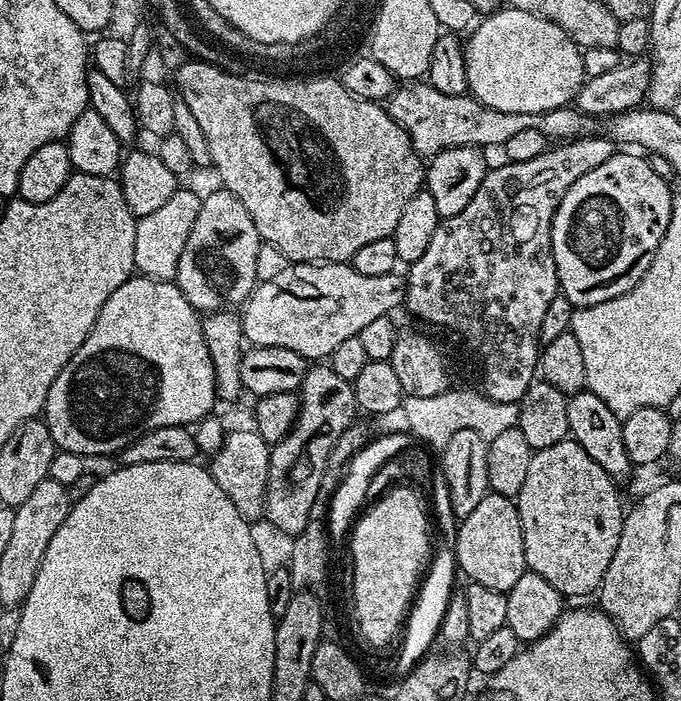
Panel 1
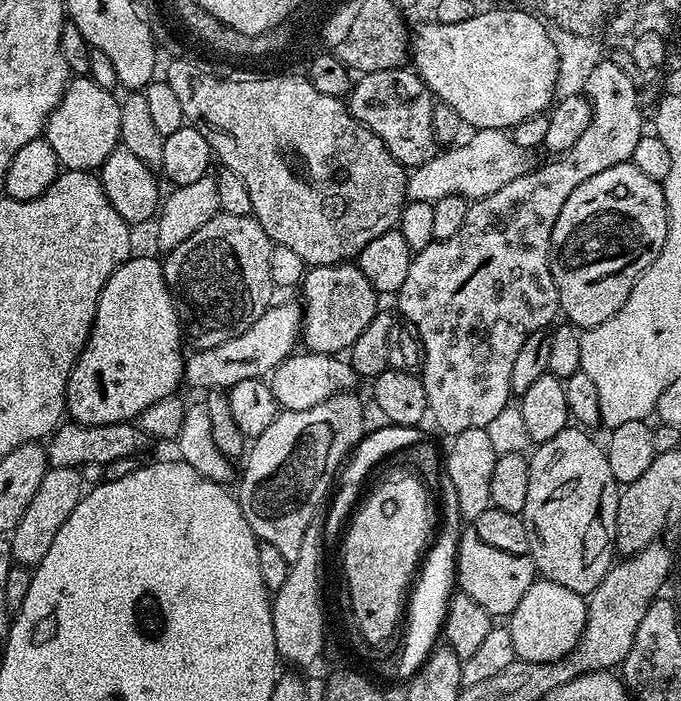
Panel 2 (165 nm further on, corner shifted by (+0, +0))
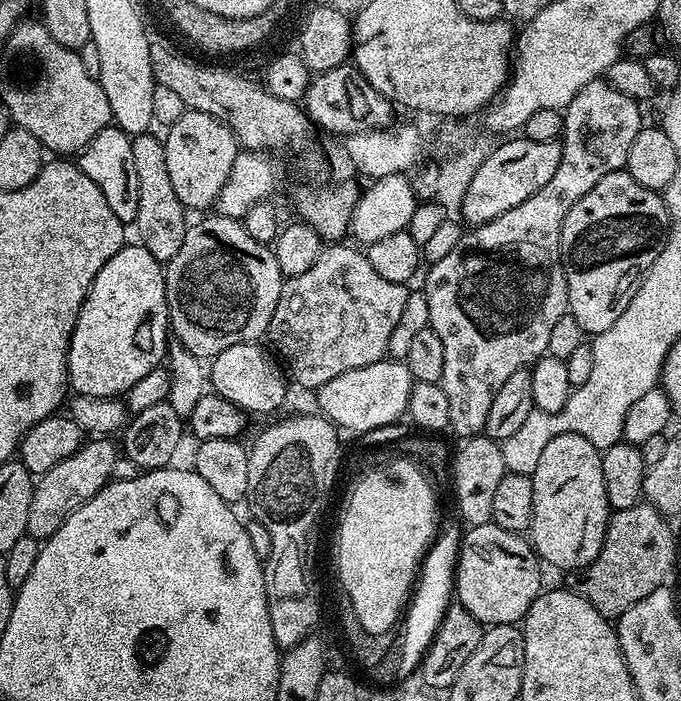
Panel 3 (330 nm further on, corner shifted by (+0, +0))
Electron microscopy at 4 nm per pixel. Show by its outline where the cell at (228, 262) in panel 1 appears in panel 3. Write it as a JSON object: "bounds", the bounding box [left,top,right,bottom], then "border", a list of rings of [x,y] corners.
{"bounds":[163,215,286,358],"border":[[[208,215],[197,224],[189,223],[178,254],[174,254],[174,258],[163,265],[171,335],[180,339],[177,340],[179,347],[201,358],[216,357],[220,351],[238,343],[259,341],[259,336],[263,337],[271,324],[271,316],[286,279],[278,270],[275,251],[267,244],[254,242],[254,238],[246,234],[240,220],[231,220],[229,216]]]}

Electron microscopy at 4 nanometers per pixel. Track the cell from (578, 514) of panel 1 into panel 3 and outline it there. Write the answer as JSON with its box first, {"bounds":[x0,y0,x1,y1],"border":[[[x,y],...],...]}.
{"bounds":[530,432,610,570],"border":[[[573,432],[546,442],[531,475],[534,510],[530,529],[530,543],[545,565],[584,570],[598,558],[610,515],[601,455],[601,449]]]}

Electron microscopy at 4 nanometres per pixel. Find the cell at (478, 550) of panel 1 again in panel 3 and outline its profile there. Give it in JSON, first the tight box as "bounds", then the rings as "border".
{"bounds":[454,522,542,626],"border":[[[491,522],[473,524],[467,531],[463,533],[460,550],[456,557],[454,569],[455,599],[462,606],[466,606],[466,610],[470,610],[470,614],[474,614],[474,618],[478,618],[485,626],[494,624],[519,625],[542,591],[542,585],[540,585],[542,561],[536,555],[536,549],[521,533],[511,532]]]}

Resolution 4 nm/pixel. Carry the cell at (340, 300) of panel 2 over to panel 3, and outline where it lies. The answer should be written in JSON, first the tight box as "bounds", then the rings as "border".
{"bounds":[267,242,409,390],"border":[[[336,242],[323,247],[310,270],[285,279],[267,330],[268,338],[274,341],[277,348],[275,351],[284,361],[291,379],[309,390],[320,388],[347,370],[360,369],[383,359],[388,350],[390,333],[406,306],[409,289],[379,277],[361,249],[346,245],[344,242]]]}

